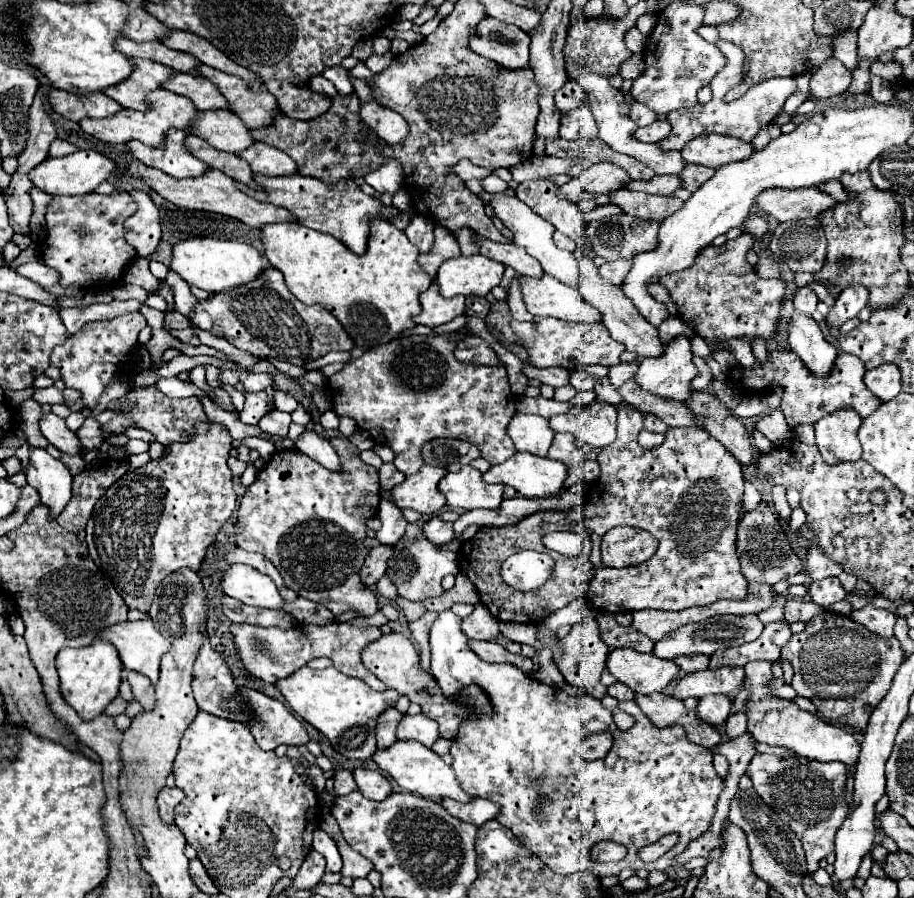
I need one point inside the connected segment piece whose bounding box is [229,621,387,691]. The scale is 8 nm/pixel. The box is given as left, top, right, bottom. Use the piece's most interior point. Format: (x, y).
(270, 654)

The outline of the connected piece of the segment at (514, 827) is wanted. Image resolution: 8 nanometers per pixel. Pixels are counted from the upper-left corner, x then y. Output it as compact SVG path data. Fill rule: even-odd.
M443 611L439 613L439 619L433 623L431 627L431 635L429 635L429 645L431 645L431 675L435 677L437 685L441 687L443 695L447 699L457 699L461 689L467 687L467 685L477 685L481 687L487 695L489 695L489 701L493 703L493 715L469 715L465 717L465 721L461 721L461 727L459 727L459 733L457 737L453 739L453 745L451 745L451 757L453 757L453 771L457 775L457 781L461 783L461 787L465 787L465 791L469 791L469 795L473 797L483 797L483 799L489 799L489 801L495 801L501 805L499 813L497 813L497 821L503 825L503 827L509 827L513 831L513 835L517 835L517 839L521 839L521 843L525 843L525 847L529 847L529 851L533 851L537 857L543 859L543 863L553 871L553 873L559 873L559 875L571 875L571 873L577 873L577 871L583 871L583 869L589 869L589 871L595 871L597 875L601 875L597 871L597 863L589 861L589 851L595 843L599 841L615 841L615 843L621 843L627 847L627 857L621 861L621 867L633 867L633 869L647 869L647 871L653 871L653 869L659 869L659 871L665 871L669 867L669 863L673 863L673 859L685 851L687 843L701 837L705 831L709 831L709 823L713 821L713 815L715 815L715 805L717 805L717 795L721 793L721 783L723 783L723 777L719 777L713 769L713 755L705 749L705 747L697 747L693 743L689 743L685 731L681 731L681 727L665 727L665 729L659 729L659 727L653 727L653 723L649 723L649 719L645 719L645 715L641 715L641 709L637 707L635 701L623 701L619 703L621 709L625 713L629 713L633 719L635 719L635 725L629 729L629 731L621 731L617 729L617 725L613 723L613 715L609 709L605 709L601 705L601 701L589 697L589 695L567 695L563 689L559 687L551 687L551 685L545 685L533 677L529 677L527 673L521 673L517 667L509 665L509 663L501 663L501 665L493 665L493 663L485 663L481 661L467 645L467 637L463 635L463 631L459 629L461 625L461 619L453 613L453 611ZM597 731L609 731L613 733L615 741L613 741L613 747L611 751L607 753L607 757L603 759L597 759L597 761L585 761L577 755L577 745L583 741L585 735L591 735L591 733L597 733ZM669 833L677 833L679 835L679 845L671 847L659 861L655 863L647 863L643 865L643 861L637 857L637 851L657 839L661 839L663 835L669 835Z

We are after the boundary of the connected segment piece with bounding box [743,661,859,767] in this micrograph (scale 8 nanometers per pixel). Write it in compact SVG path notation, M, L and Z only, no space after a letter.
M769 661L747 663L745 685L743 685L743 689L747 689L751 693L749 699L747 699L747 705L751 705L751 707L747 707L747 731L759 743L789 747L797 755L803 755L803 757L809 757L809 759L843 761L847 767L855 765L857 755L859 755L859 743L855 741L855 735L849 733L843 727L835 727L831 723L825 723L817 715L811 715L811 713L799 709L791 700L773 696L771 691L767 689L767 683L771 679L773 679L773 675L771 675L771 663Z

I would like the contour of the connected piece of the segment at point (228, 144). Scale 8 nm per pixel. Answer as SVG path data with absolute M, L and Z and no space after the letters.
M227 109L201 111L201 119L197 119L197 131L193 131L193 135L227 153L239 153L253 143L245 123Z

